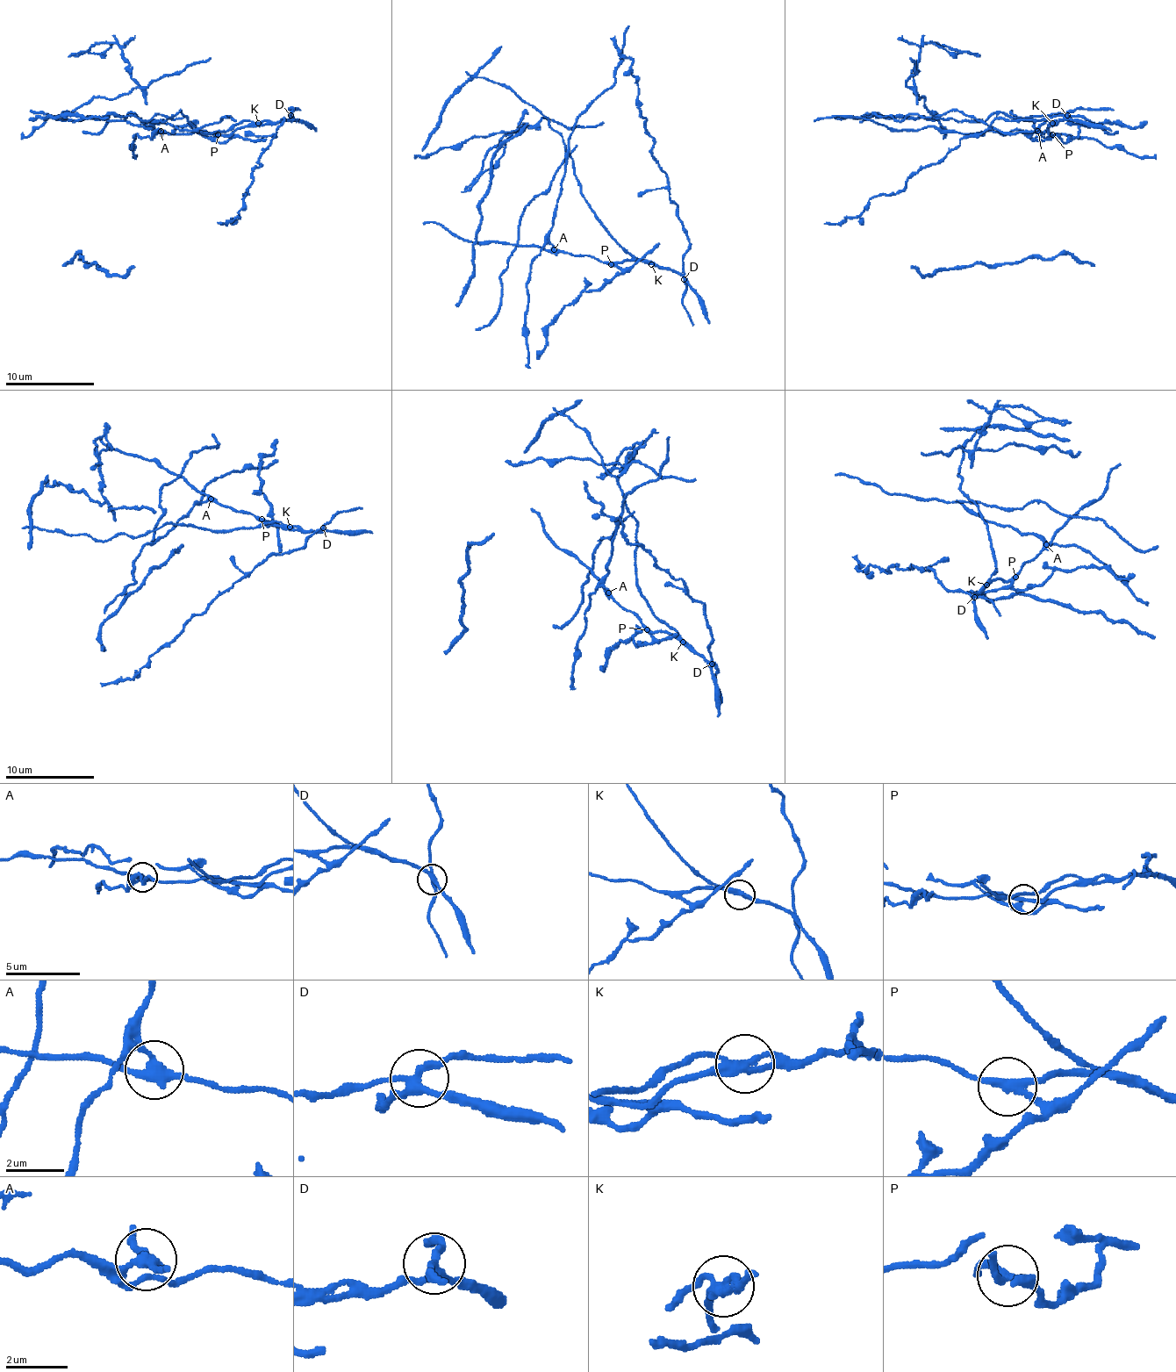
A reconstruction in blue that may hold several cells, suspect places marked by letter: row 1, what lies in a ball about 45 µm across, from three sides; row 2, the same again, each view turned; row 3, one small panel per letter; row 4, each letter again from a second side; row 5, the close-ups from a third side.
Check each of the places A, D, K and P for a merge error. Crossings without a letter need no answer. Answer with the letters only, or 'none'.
A, P

